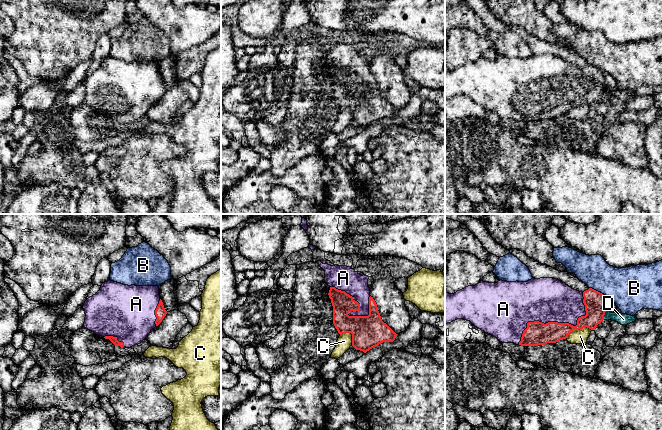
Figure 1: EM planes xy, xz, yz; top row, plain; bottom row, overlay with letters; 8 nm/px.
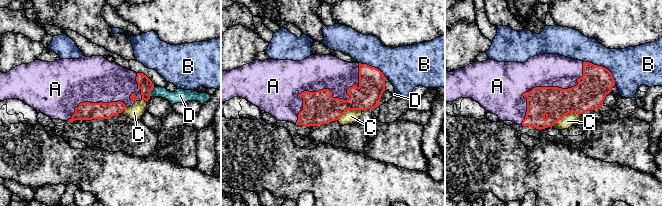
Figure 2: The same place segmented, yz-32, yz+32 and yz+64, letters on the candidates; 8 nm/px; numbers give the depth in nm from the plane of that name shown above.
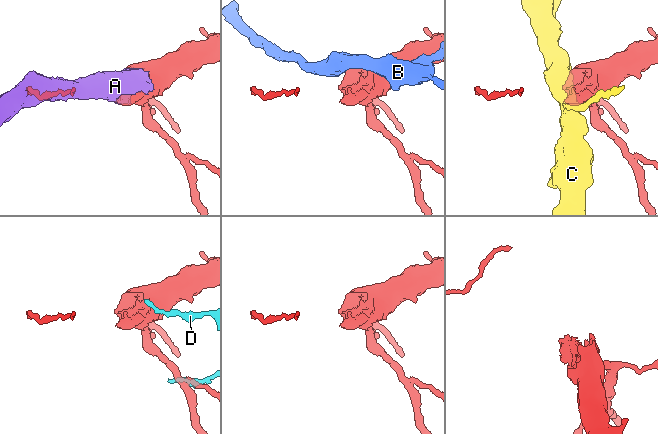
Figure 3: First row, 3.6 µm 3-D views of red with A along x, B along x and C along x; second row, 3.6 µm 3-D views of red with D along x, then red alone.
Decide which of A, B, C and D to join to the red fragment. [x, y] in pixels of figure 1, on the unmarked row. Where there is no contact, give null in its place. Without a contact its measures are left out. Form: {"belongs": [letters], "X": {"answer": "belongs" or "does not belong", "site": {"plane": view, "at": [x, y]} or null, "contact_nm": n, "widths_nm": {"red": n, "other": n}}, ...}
{"belongs": ["A"], "A": {"answer": "belongs", "site": {"plane": "yz", "at": [558, 99]}, "contact_nm": 650, "widths_nm": {"red": 190, "other": 360}}, "B": {"answer": "does not belong", "site": {"plane": "yz", "at": [595, 66]}, "contact_nm": 130, "widths_nm": {"red": 170, "other": 300}}, "C": {"answer": "does not belong", "site": {"plane": "yz", "at": [578, 105]}, "contact_nm": 240, "widths_nm": {"red": 170, "other": 120}}, "D": {"answer": "does not belong", "site": {"plane": "yz", "at": [604, 90]}, "contact_nm": 90, "widths_nm": {"red": 170, "other": 90}}}

